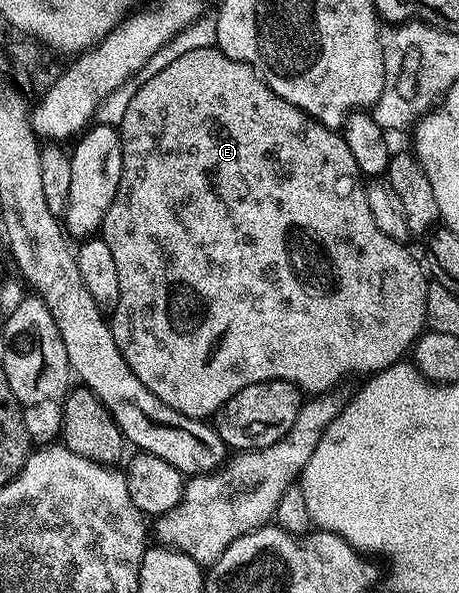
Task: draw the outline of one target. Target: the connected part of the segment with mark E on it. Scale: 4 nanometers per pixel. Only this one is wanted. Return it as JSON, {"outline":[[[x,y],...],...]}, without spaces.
{"outline":[[[202,47],[202,49],[200,49],[200,50],[195,50],[195,51],[188,51],[188,52],[186,52],[186,53],[185,53],[185,55],[183,55],[183,56],[181,56],[181,59],[176,59],[176,60],[174,60],[174,62],[173,62],[173,63],[170,63],[170,64],[169,64],[169,67],[167,67],[167,68],[165,68],[165,70],[163,70],[163,71],[160,71],[160,72],[158,72],[158,73],[157,73],[157,75],[153,75],[153,77],[152,77],[152,78],[151,78],[151,79],[149,79],[149,81],[148,81],[148,82],[146,82],[146,83],[144,83],[144,85],[140,85],[140,86],[138,86],[138,89],[137,89],[137,91],[136,91],[136,94],[135,94],[135,95],[133,95],[133,99],[131,99],[131,100],[130,100],[130,102],[129,102],[129,105],[128,105],[128,106],[127,106],[127,108],[126,108],[126,110],[125,110],[125,117],[124,117],[124,118],[123,118],[123,119],[121,119],[121,121],[120,121],[120,123],[119,123],[119,125],[118,125],[118,126],[117,126],[117,128],[118,128],[118,131],[119,131],[119,138],[120,138],[120,139],[121,139],[121,183],[117,183],[117,195],[113,195],[113,203],[109,203],[109,211],[105,211],[105,219],[104,219],[104,220],[103,220],[103,228],[102,228],[102,230],[101,230],[101,236],[102,236],[102,239],[103,239],[103,241],[104,241],[104,242],[105,242],[105,243],[109,243],[109,252],[111,252],[111,253],[112,253],[112,255],[113,255],[113,263],[117,263],[117,276],[118,276],[118,281],[119,281],[119,285],[120,285],[120,287],[121,287],[121,295],[120,295],[120,296],[119,296],[119,298],[118,298],[118,299],[117,299],[117,303],[116,303],[116,304],[115,304],[115,305],[114,305],[114,307],[113,307],[113,312],[112,312],[112,313],[115,313],[115,314],[113,314],[113,315],[112,315],[112,314],[110,314],[110,317],[109,317],[109,324],[110,324],[110,327],[111,327],[111,330],[112,330],[112,331],[113,331],[113,339],[117,339],[117,347],[118,347],[118,348],[119,348],[119,350],[120,350],[120,351],[121,351],[121,355],[125,355],[125,363],[129,363],[129,367],[133,367],[133,375],[137,375],[137,379],[141,379],[141,383],[145,383],[145,387],[149,387],[149,391],[153,391],[153,395],[157,395],[157,399],[161,399],[161,403],[165,403],[165,404],[166,404],[166,405],[168,405],[168,406],[169,406],[169,407],[173,407],[173,411],[181,411],[181,415],[185,415],[185,416],[186,416],[186,417],[197,417],[197,418],[200,418],[200,419],[207,419],[207,418],[210,418],[210,417],[211,417],[211,416],[212,416],[212,415],[214,415],[214,414],[216,414],[216,413],[218,413],[218,412],[219,412],[219,410],[220,410],[220,409],[222,409],[222,407],[223,407],[223,404],[224,404],[224,403],[225,403],[225,402],[227,402],[227,401],[228,401],[228,399],[230,399],[230,398],[231,398],[231,397],[232,397],[232,396],[233,396],[233,395],[237,395],[237,391],[241,391],[241,387],[249,387],[249,386],[250,386],[250,385],[252,385],[252,384],[253,384],[253,383],[261,383],[261,382],[262,382],[262,381],[287,381],[287,382],[289,382],[289,383],[290,383],[290,385],[294,385],[294,386],[295,386],[295,388],[296,388],[296,389],[297,389],[297,390],[298,390],[298,391],[299,391],[299,393],[300,393],[300,394],[303,394],[303,395],[327,395],[327,394],[330,394],[330,393],[331,393],[331,392],[332,392],[332,390],[331,390],[331,388],[333,388],[333,387],[334,387],[334,385],[339,385],[339,384],[341,384],[341,383],[342,383],[342,381],[343,381],[343,380],[345,380],[345,379],[346,379],[346,377],[355,377],[355,376],[357,376],[357,375],[358,375],[358,373],[363,373],[363,374],[362,374],[362,375],[374,375],[374,374],[377,374],[377,373],[380,373],[380,372],[381,372],[381,370],[383,370],[383,369],[388,369],[388,368],[389,368],[389,367],[390,367],[390,365],[397,365],[397,364],[400,364],[400,362],[402,362],[402,361],[403,361],[403,360],[404,360],[404,357],[403,357],[403,352],[405,352],[405,351],[406,351],[406,349],[407,349],[407,352],[408,352],[408,350],[410,350],[410,349],[411,349],[411,348],[412,348],[412,346],[414,346],[414,344],[415,344],[415,342],[416,342],[416,341],[418,341],[418,339],[419,339],[419,334],[420,334],[420,333],[422,333],[422,332],[424,332],[424,329],[425,329],[425,326],[426,326],[426,324],[427,324],[427,312],[426,312],[426,311],[425,311],[425,295],[426,295],[426,294],[427,294],[427,283],[428,283],[428,278],[427,278],[427,277],[426,277],[426,276],[425,276],[425,273],[424,273],[424,270],[423,270],[423,269],[422,269],[422,268],[421,268],[421,265],[420,265],[420,269],[421,269],[421,270],[419,270],[419,265],[418,265],[418,263],[417,263],[417,262],[415,262],[415,261],[414,261],[414,259],[413,259],[413,258],[411,258],[411,253],[410,253],[410,251],[409,251],[409,250],[407,250],[407,247],[406,247],[406,246],[405,246],[405,245],[404,245],[404,244],[403,244],[403,243],[402,243],[402,242],[399,242],[399,241],[394,241],[394,240],[393,240],[393,239],[389,239],[389,235],[385,235],[385,231],[381,231],[381,227],[377,227],[377,223],[376,223],[376,222],[375,222],[375,221],[374,221],[374,220],[373,220],[373,215],[372,215],[372,214],[371,214],[371,213],[370,213],[370,211],[369,211],[369,199],[368,199],[368,198],[367,198],[367,191],[366,191],[366,188],[365,188],[365,177],[364,177],[364,176],[363,176],[363,174],[361,174],[361,173],[360,173],[360,172],[359,172],[359,169],[358,169],[358,167],[357,167],[357,162],[356,162],[356,160],[355,160],[355,159],[353,159],[353,154],[352,154],[352,152],[351,152],[351,151],[349,151],[349,144],[347,144],[347,143],[346,143],[346,139],[345,139],[345,137],[344,137],[344,134],[343,134],[343,133],[342,133],[342,132],[339,132],[339,131],[336,131],[336,130],[334,130],[334,129],[326,129],[326,128],[325,128],[325,126],[324,126],[324,125],[322,125],[322,124],[320,124],[320,122],[319,122],[319,121],[314,121],[314,120],[313,120],[313,119],[312,119],[312,117],[309,117],[309,116],[307,116],[307,114],[306,114],[306,113],[303,113],[303,112],[301,112],[301,111],[300,111],[300,109],[299,109],[299,108],[297,108],[297,106],[295,106],[295,105],[290,105],[290,104],[289,104],[289,102],[287,102],[287,101],[286,101],[286,100],[285,100],[285,99],[281,99],[281,98],[280,98],[280,97],[279,97],[279,96],[278,96],[278,95],[277,95],[277,94],[275,94],[275,92],[273,92],[273,91],[272,91],[272,90],[271,90],[271,89],[270,89],[270,87],[268,87],[268,85],[266,85],[266,84],[265,84],[265,82],[264,82],[264,81],[263,81],[263,80],[262,80],[262,79],[261,79],[261,78],[259,78],[259,75],[258,75],[258,73],[256,73],[256,72],[255,72],[255,69],[254,69],[254,68],[253,68],[253,67],[252,67],[252,66],[251,66],[251,65],[246,65],[246,64],[245,64],[245,63],[241,63],[241,62],[240,62],[240,61],[238,61],[238,60],[237,60],[237,59],[229,59],[229,58],[228,58],[228,57],[227,57],[227,56],[226,56],[226,55],[225,55],[225,54],[223,54],[223,52],[222,52],[222,51],[220,51],[220,50],[219,50],[219,48],[218,48],[218,47],[214,47],[214,48],[211,48],[211,47]]]}

